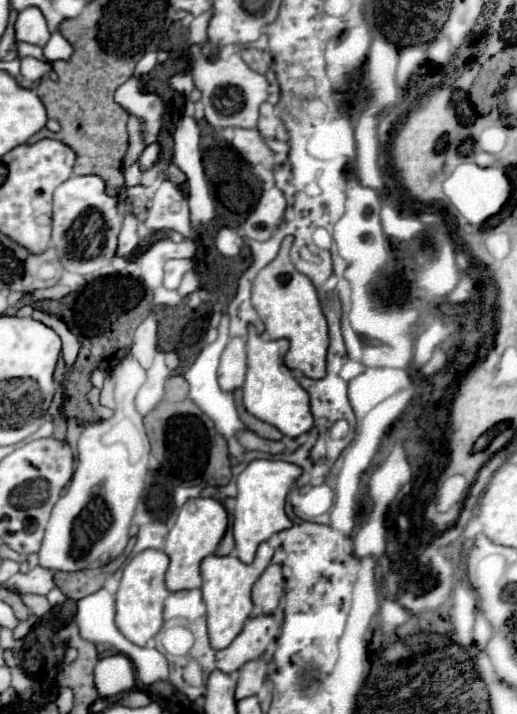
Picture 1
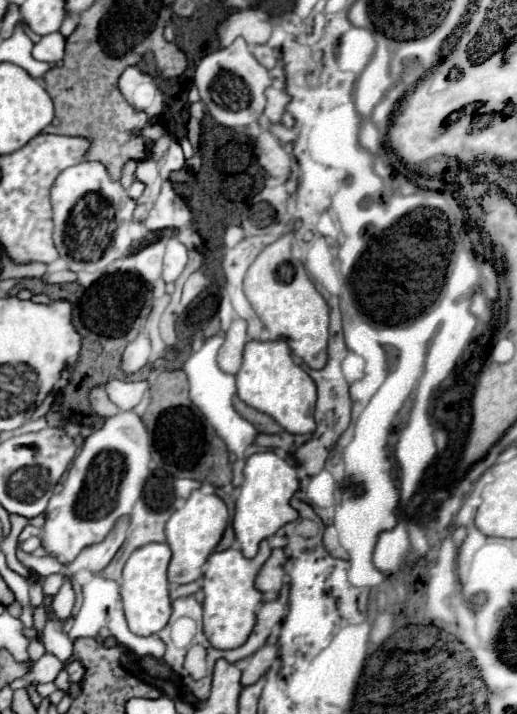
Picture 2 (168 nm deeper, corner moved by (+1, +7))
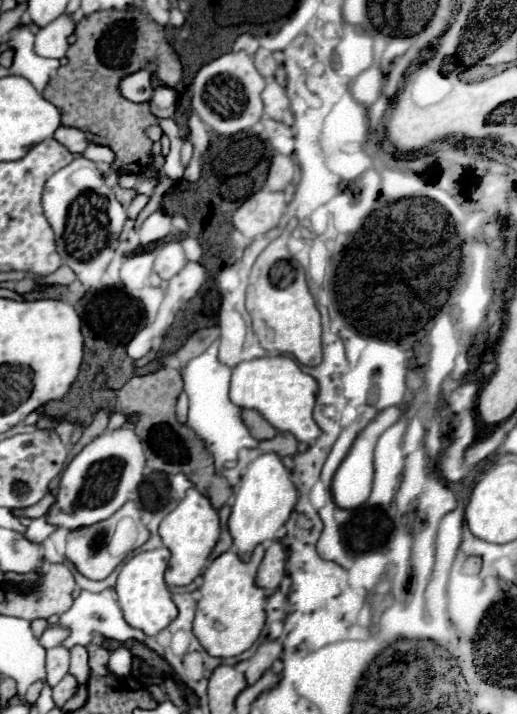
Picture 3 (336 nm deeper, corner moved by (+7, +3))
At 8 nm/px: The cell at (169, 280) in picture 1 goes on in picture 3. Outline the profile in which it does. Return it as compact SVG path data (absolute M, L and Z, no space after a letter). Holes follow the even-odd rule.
M170 241L170 243L164 243L164 245L160 247L160 253L158 253L156 261L154 261L154 271L156 271L164 281L168 281L168 279L172 279L186 263L188 263L188 259L186 259L180 243L178 243L178 241Z

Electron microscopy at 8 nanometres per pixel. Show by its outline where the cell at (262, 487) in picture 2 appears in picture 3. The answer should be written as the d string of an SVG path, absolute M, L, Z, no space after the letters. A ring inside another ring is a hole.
M262 453L246 467L228 519L228 531L242 561L248 561L252 557L256 545L276 539L278 529L288 521L290 513L294 511L296 501L298 491L290 481L290 471L286 471L276 453Z

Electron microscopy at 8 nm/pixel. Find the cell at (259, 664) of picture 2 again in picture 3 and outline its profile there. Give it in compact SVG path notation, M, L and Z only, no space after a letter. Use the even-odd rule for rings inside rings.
M268 641L262 643L256 651L256 655L248 661L248 669L246 669L246 681L248 685L254 685L264 671L270 669L270 665L280 657L282 653L282 643L280 641Z

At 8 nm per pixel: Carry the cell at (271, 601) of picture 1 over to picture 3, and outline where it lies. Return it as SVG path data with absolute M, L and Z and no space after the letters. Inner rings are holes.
M274 541L266 549L266 555L260 563L260 569L256 575L256 585L262 589L268 589L268 591L276 591L284 577L284 559L286 559L286 553L284 553L282 545L278 541Z

